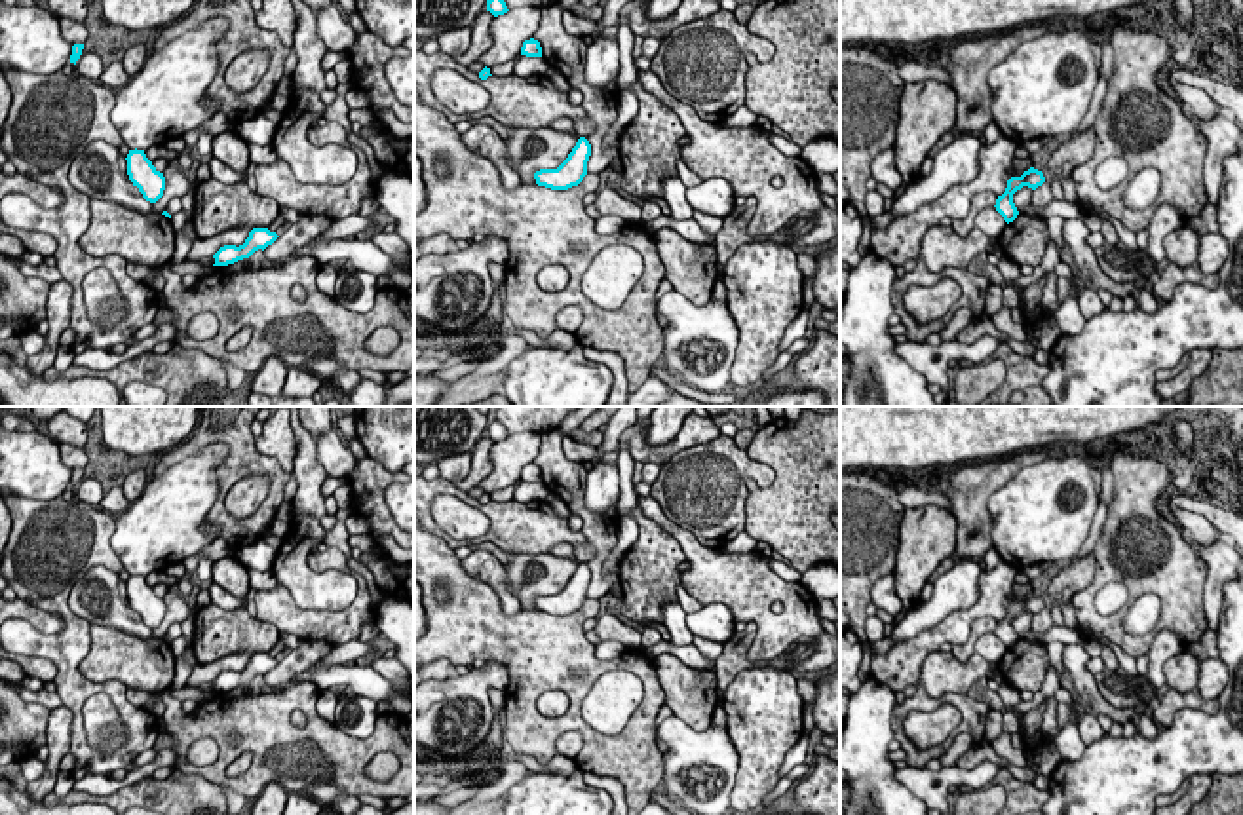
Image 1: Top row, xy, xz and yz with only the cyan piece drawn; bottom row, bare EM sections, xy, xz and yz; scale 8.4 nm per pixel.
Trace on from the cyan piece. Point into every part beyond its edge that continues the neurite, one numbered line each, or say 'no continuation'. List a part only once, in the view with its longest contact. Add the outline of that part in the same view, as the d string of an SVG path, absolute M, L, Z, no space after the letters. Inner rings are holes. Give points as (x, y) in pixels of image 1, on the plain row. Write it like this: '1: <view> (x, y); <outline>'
no continuation

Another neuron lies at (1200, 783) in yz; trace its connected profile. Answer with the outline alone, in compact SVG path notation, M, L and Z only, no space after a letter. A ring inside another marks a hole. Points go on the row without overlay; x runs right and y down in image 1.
M1211 773L1190 777L1188 790L1173 804L1156 807L1156 815L1190 815L1192 806L1201 802L1211 787Z

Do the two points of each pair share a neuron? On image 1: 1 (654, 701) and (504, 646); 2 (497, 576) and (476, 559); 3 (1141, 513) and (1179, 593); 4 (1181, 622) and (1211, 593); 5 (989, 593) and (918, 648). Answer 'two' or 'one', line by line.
1: one
2: one
3: one
4: two
5: one

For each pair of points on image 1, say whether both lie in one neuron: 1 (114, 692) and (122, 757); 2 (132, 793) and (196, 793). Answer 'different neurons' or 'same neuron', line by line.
1: same neuron
2: same neuron

